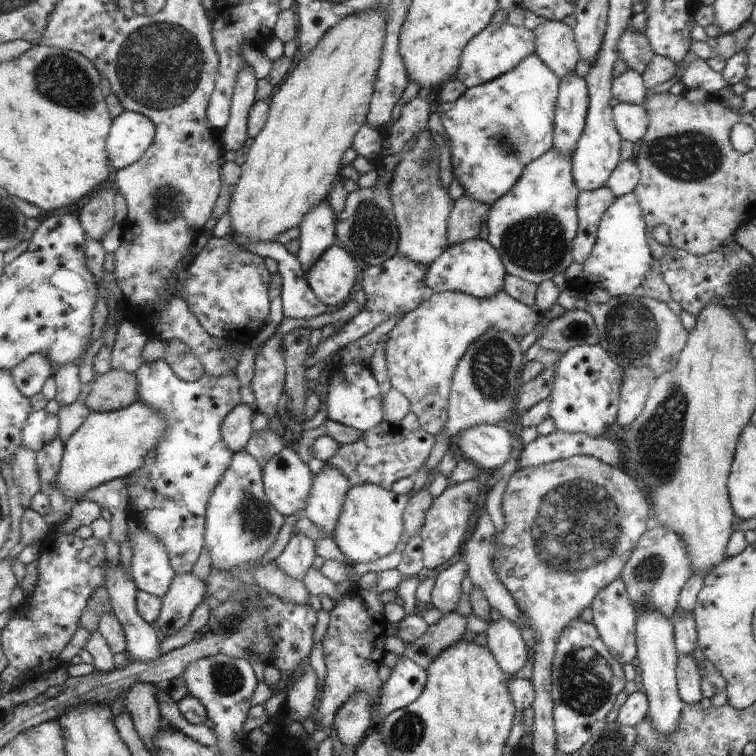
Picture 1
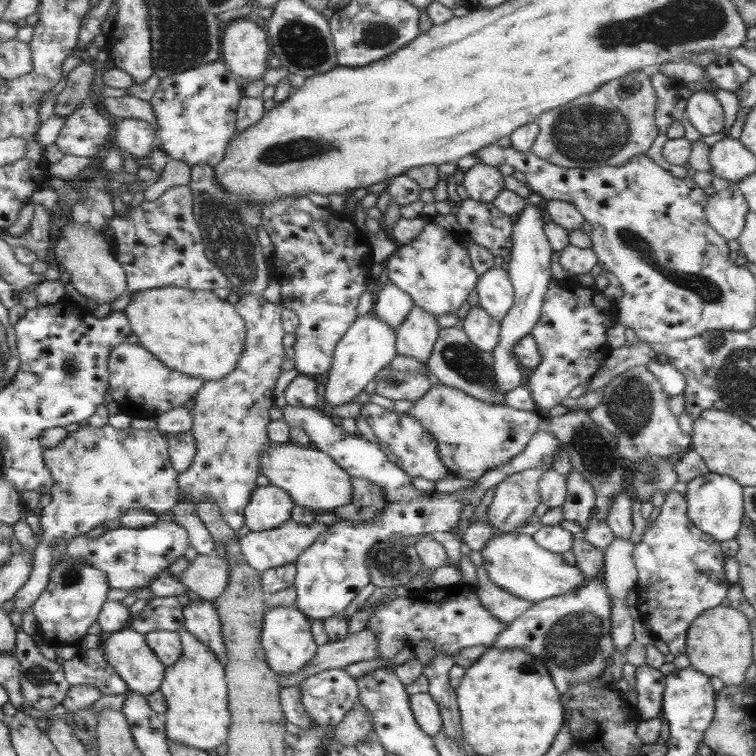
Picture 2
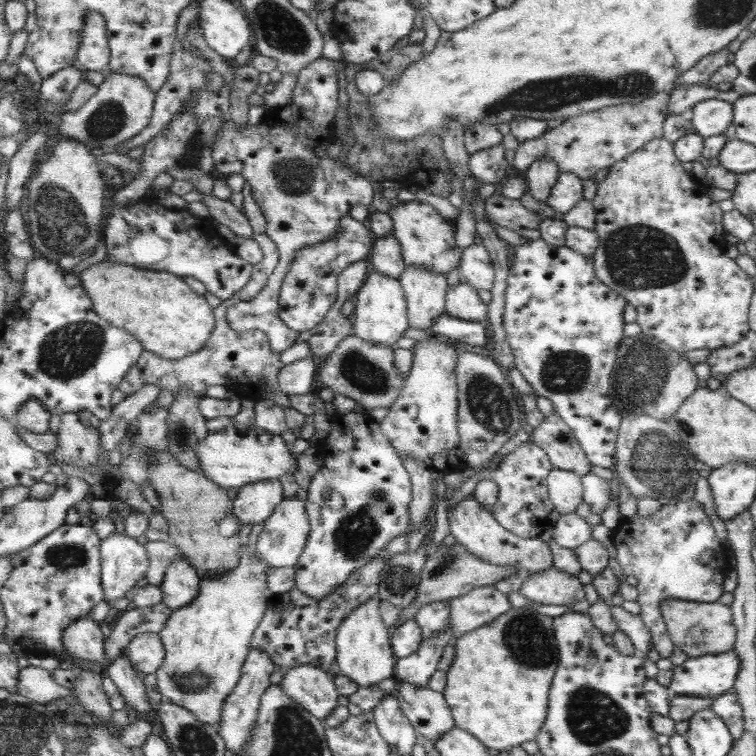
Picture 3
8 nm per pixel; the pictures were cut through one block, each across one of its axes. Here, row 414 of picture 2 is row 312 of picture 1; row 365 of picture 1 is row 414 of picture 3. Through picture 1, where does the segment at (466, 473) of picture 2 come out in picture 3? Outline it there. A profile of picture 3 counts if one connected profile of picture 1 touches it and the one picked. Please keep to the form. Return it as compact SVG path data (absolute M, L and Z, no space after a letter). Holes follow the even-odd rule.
M435 336L431 340L416 342L413 348L414 362L405 380L405 386L397 398L397 402L389 408L387 416L380 422L384 434L392 441L402 459L413 456L415 460L425 462L429 468L443 475L460 473L466 468L465 454L461 450L459 386L457 386L457 361L460 351L451 346L447 339Z

